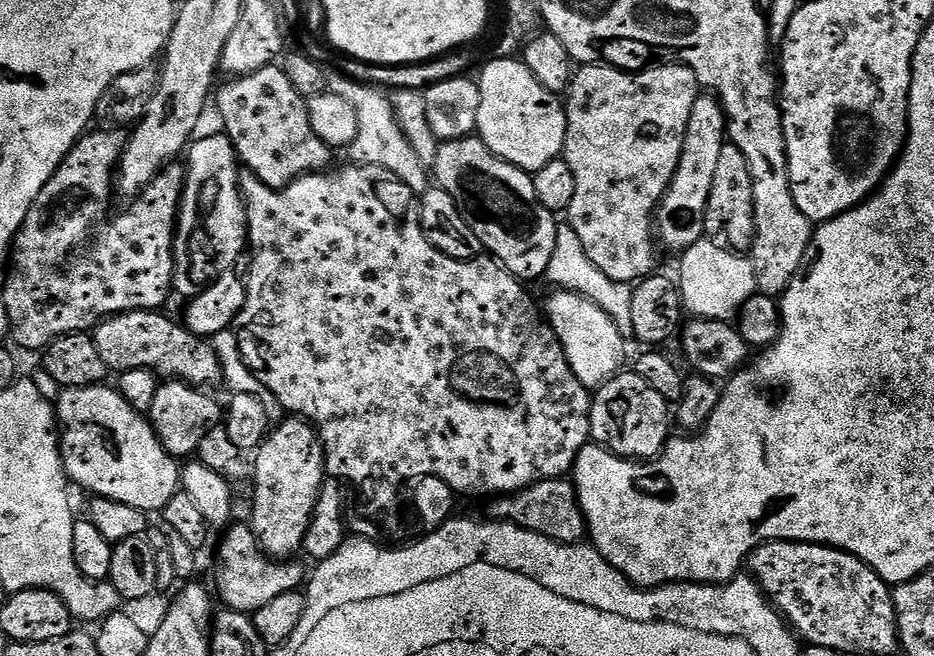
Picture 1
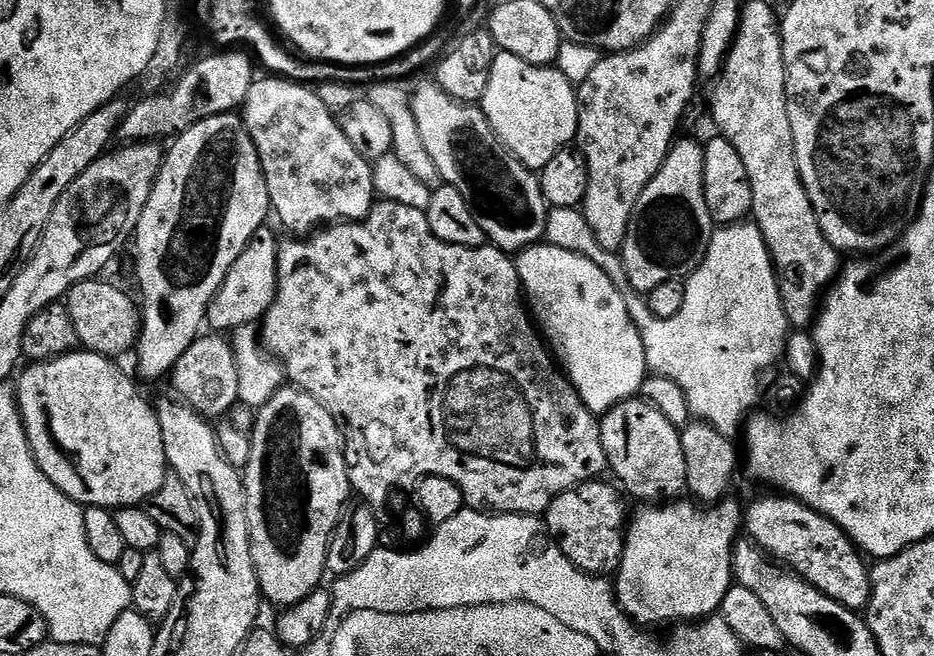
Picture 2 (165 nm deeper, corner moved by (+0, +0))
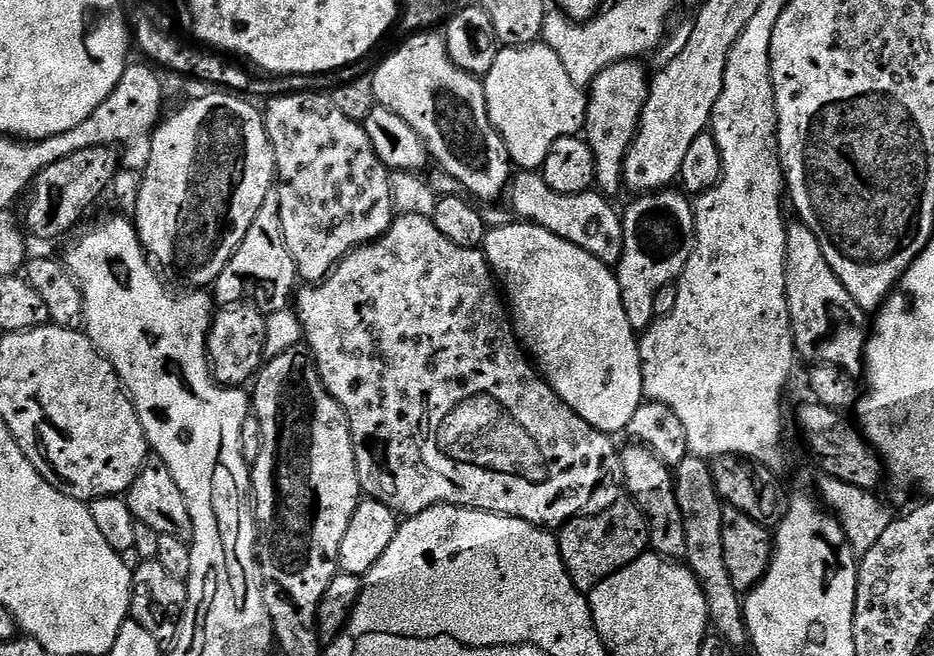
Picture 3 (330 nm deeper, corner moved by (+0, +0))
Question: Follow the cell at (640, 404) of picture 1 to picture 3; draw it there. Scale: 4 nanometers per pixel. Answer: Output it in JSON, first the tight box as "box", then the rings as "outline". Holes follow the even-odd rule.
{"box":[620,443,686,560],"outline":[[[633,443],[632,448],[620,452],[620,476],[628,487],[627,495],[637,504],[648,523],[648,538],[651,551],[665,560],[684,560],[686,554],[686,526],[682,522],[682,510],[678,510],[674,472],[648,448]]]}

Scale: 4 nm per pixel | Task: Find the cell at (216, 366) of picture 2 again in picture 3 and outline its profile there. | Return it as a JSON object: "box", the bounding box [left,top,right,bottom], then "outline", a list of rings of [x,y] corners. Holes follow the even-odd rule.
{"box":[208,302,267,388],"outline":[[[247,302],[225,307],[213,315],[208,331],[208,363],[217,384],[238,388],[247,385],[247,380],[249,383],[259,373],[265,359],[267,320],[265,313]]]}

